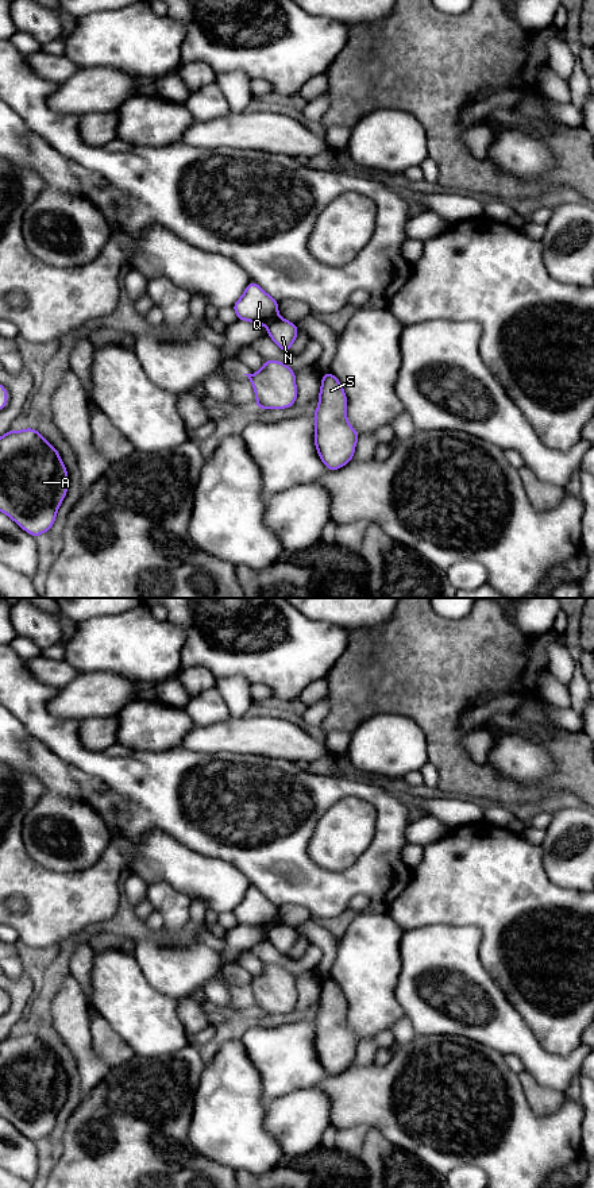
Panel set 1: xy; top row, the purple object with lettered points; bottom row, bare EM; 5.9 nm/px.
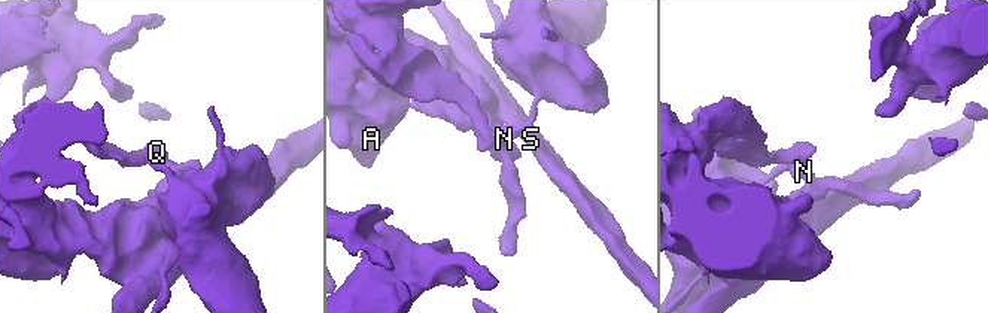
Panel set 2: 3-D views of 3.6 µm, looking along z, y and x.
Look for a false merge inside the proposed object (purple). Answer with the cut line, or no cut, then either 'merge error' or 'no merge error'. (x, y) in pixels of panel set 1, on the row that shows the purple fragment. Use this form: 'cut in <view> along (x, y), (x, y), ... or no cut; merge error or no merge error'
cut in xy along (278, 316), (266, 327); merge error

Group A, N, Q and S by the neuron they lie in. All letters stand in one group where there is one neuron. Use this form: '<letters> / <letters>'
A Q S / N

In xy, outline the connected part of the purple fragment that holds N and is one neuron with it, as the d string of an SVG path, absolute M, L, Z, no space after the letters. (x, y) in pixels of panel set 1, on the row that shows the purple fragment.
M282 317L275 319L267 328L267 335L285 352L290 351L298 335L298 327Z

